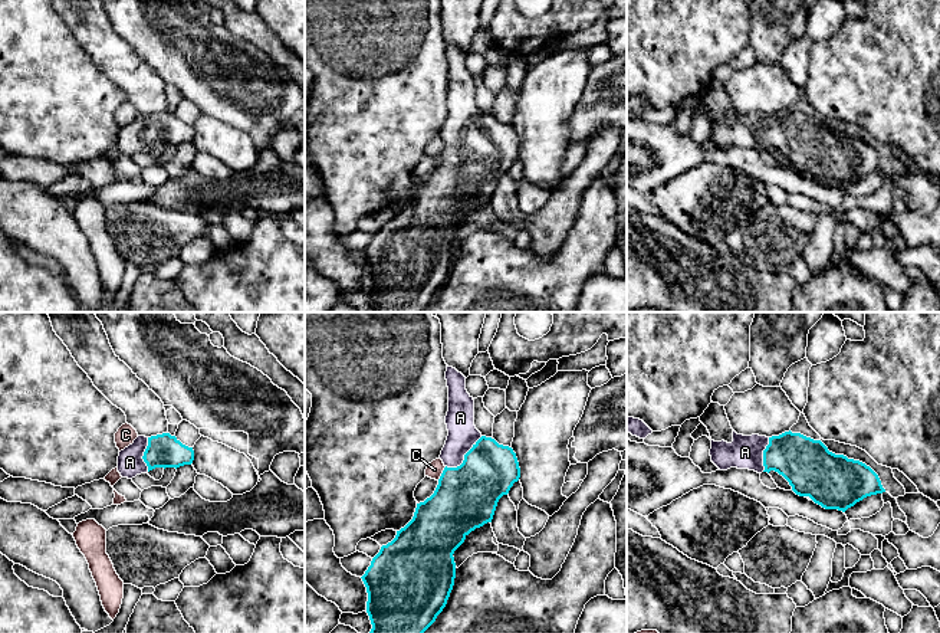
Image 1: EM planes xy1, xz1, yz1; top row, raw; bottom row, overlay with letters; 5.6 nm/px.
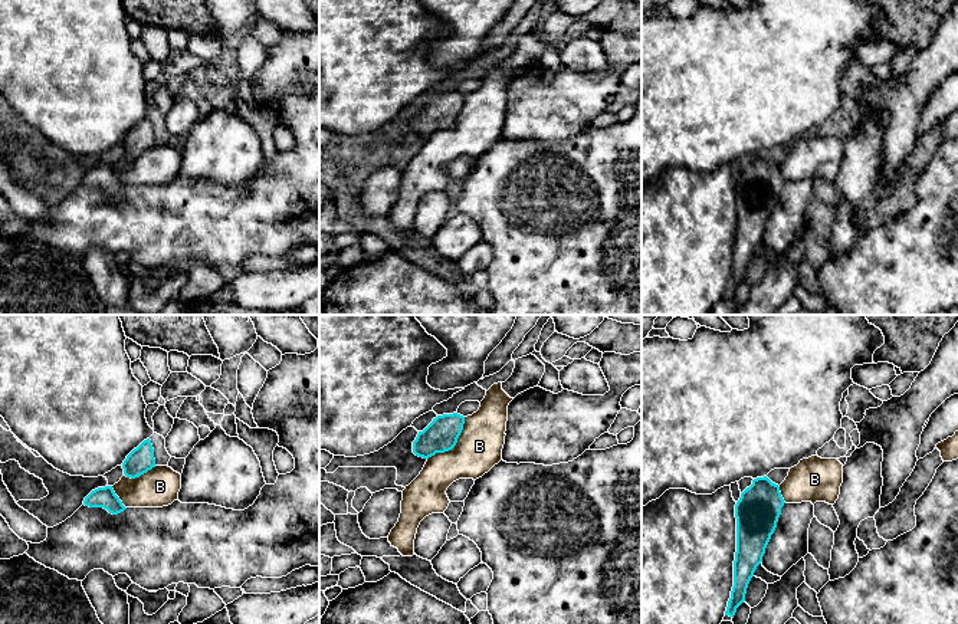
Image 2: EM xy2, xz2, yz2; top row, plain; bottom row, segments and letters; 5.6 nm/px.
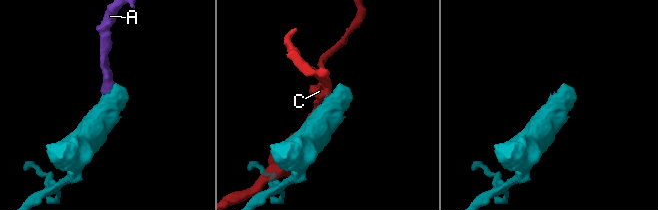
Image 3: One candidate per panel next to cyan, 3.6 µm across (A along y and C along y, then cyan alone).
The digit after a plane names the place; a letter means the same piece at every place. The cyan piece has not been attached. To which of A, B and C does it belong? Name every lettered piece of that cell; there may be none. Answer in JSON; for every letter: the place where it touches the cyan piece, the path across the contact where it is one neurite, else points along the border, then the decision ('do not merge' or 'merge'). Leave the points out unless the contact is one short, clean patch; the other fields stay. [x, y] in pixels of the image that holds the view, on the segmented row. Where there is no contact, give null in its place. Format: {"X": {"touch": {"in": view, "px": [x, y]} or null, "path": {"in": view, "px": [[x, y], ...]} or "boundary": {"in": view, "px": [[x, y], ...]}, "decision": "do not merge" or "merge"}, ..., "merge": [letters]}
{"A": {"touch": {"in": "xz1", "px": [464, 458]}, "path": {"in": "xz1", "px": [[466, 497], [464, 458], [460, 417]]}, "decision": "merge"}, "B": {"touch": {"in": "xz2", "px": [455, 444]}, "boundary": {"in": "xz2", "px": [[465, 417], [458, 442], [450, 449], [436, 452], [427, 459]]}, "decision": "do not merge"}, "C": {"touch": {"in": "xz1", "px": [441, 474]}, "decision": "do not merge"}, "merge": ["A"]}

